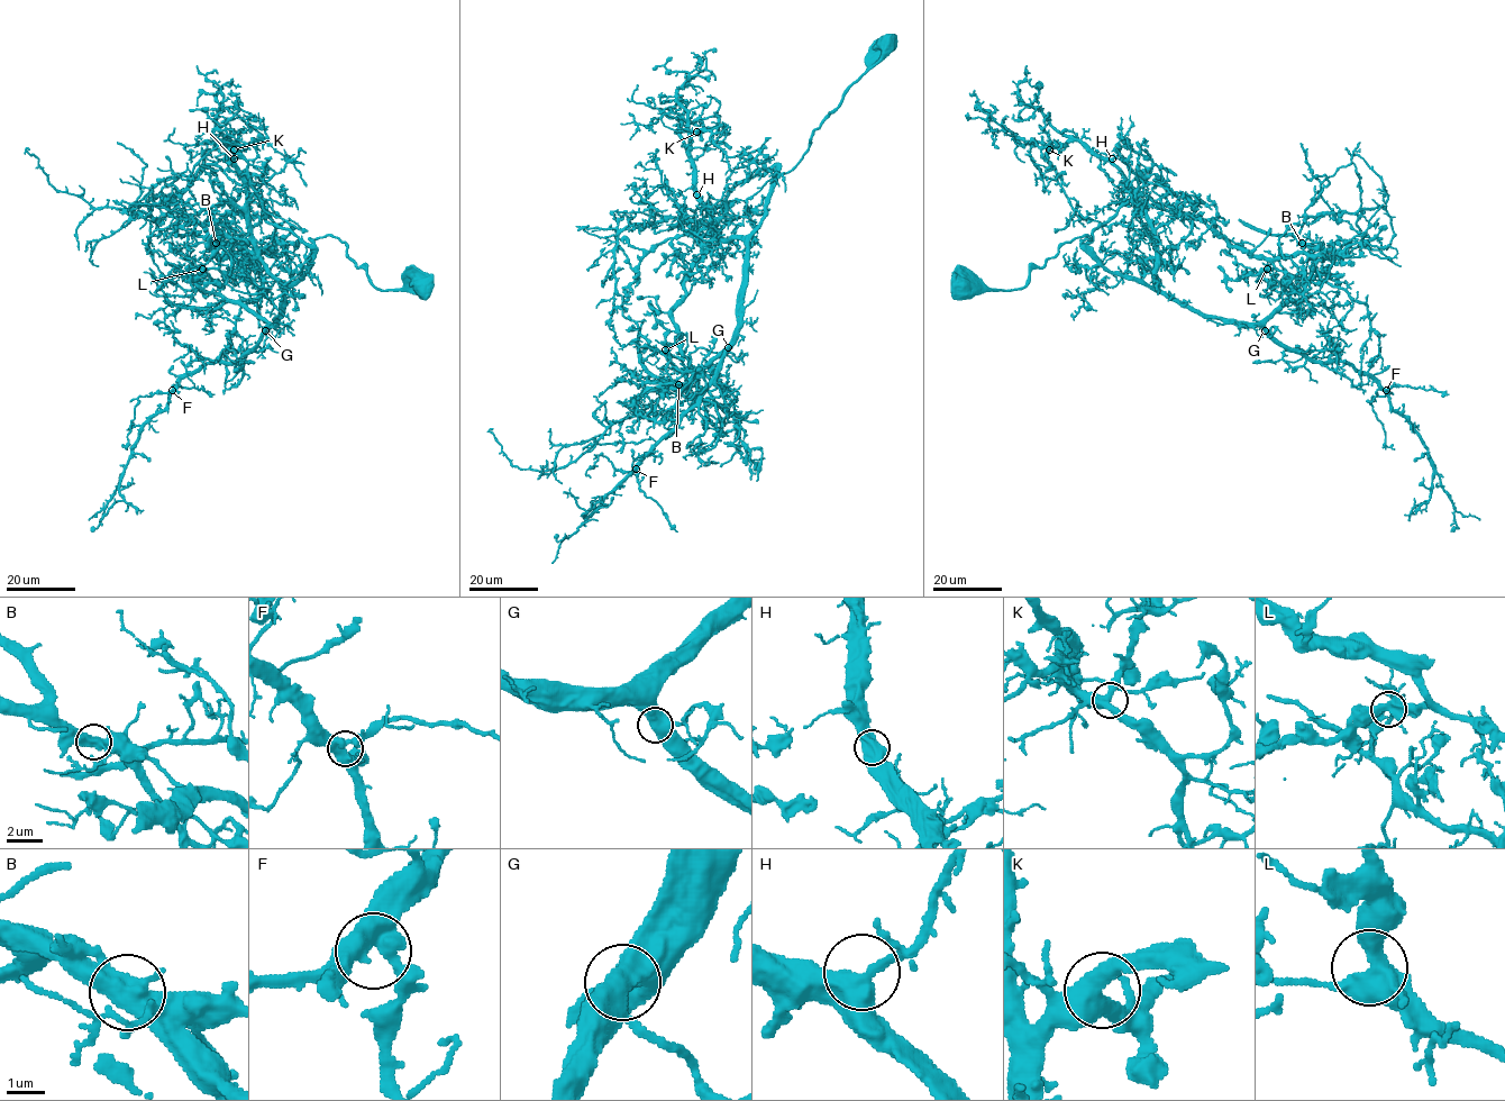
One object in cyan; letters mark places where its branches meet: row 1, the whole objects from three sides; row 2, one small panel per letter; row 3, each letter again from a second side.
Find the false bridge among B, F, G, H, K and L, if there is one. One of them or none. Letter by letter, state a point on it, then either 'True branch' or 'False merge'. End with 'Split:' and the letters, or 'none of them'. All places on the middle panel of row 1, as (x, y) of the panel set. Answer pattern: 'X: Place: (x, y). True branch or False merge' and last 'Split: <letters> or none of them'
B: Place: (678, 384). False merge
F: Place: (636, 469). True branch
G: Place: (728, 347). True branch
H: Place: (696, 194). True branch
K: Place: (696, 132). True branch
L: Place: (665, 349). True branch
Split: B

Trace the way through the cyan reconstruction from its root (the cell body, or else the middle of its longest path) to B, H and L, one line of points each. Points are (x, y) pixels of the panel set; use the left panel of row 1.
B: (423, 289), (377, 290), (339, 238), (306, 244), (254, 194), (209, 238), (218, 257), (233, 253), (216, 242)
H: (423, 289), (377, 290), (339, 238), (326, 235), (306, 244), (270, 224), (234, 158)
L: (423, 289), (377, 290), (339, 238), (306, 244), (254, 194), (220, 219), (209, 238), (218, 266), (202, 269)

